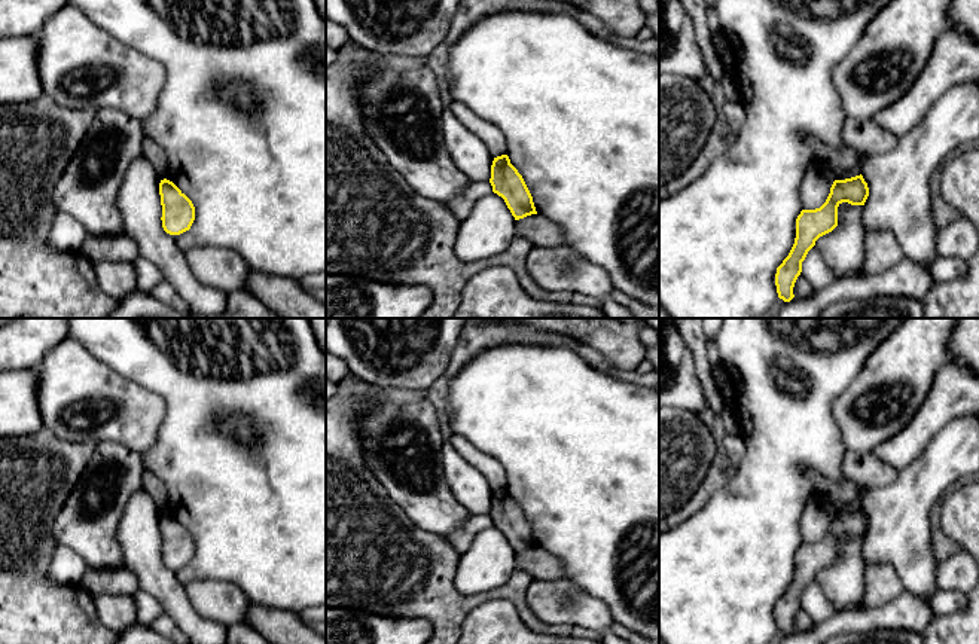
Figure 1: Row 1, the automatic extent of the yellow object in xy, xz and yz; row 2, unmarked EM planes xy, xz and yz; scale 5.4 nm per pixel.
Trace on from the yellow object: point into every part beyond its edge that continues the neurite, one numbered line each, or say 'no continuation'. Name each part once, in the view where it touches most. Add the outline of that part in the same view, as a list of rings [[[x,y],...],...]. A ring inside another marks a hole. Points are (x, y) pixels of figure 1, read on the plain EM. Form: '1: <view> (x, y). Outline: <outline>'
no continuation

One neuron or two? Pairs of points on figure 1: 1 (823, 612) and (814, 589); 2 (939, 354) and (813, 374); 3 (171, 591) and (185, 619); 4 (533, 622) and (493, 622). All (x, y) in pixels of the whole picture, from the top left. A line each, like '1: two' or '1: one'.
1: one
2: two
3: one
4: two

